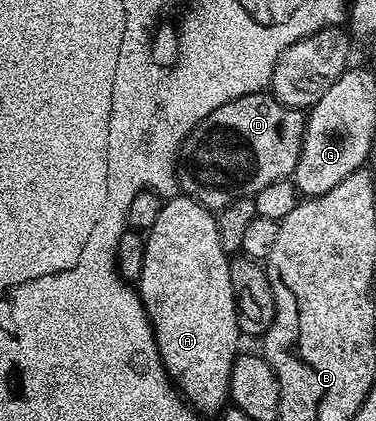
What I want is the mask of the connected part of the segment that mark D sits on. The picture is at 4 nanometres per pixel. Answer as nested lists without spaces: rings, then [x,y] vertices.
[[[267,91],[230,99],[195,126],[179,150],[180,192],[218,213],[235,199],[253,197],[265,185],[294,176],[306,124],[300,108],[286,107]]]

